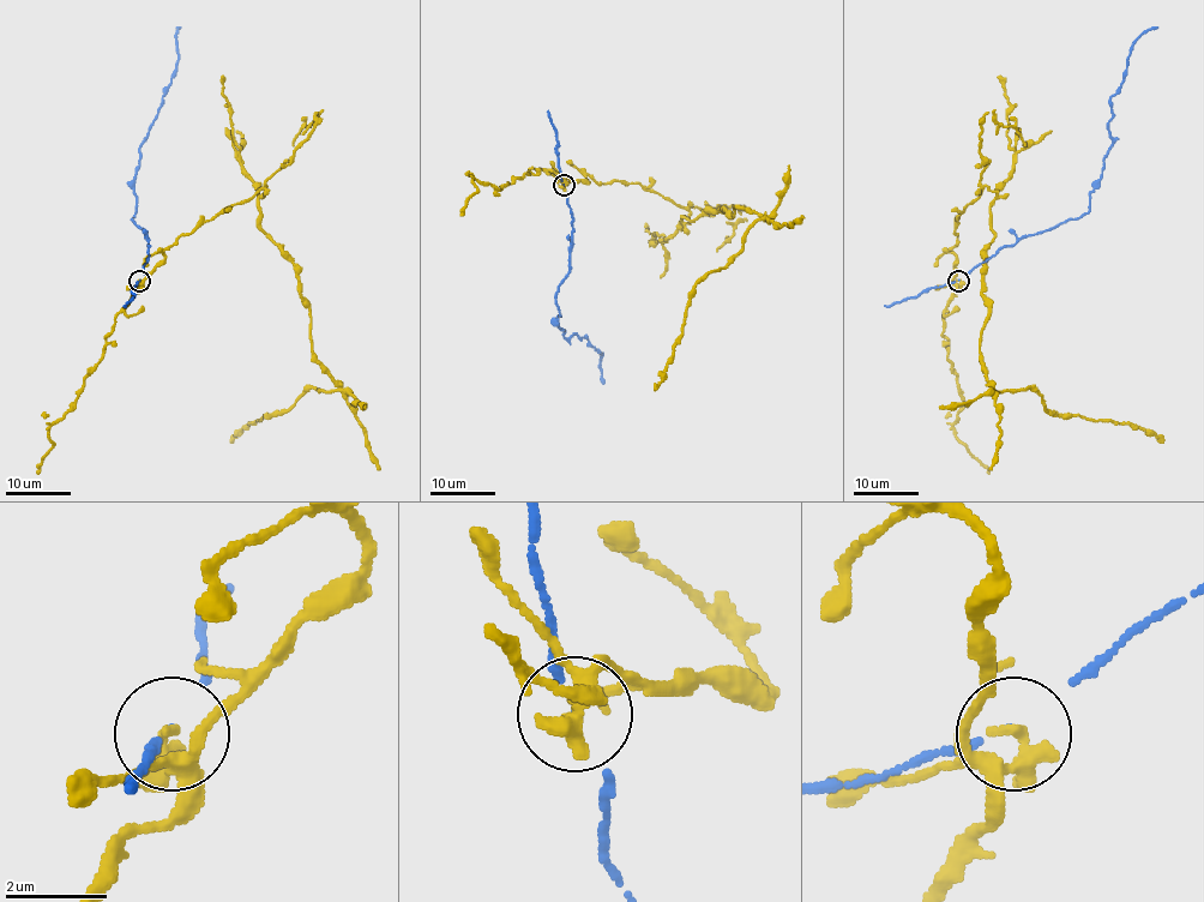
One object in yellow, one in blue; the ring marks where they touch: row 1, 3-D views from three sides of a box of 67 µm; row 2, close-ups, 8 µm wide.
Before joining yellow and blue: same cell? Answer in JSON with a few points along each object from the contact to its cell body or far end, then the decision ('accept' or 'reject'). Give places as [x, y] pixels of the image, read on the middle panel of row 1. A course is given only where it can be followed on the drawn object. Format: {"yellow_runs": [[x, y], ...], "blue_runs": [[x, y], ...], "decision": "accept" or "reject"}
{"yellow_runs": [[563, 185], [588, 175], [639, 184], [688, 211], [687, 223], [736, 205], [763, 218], [696, 284], [655, 390]], "blue_runs": [[563, 185], [573, 239], [570, 270], [555, 302], [558, 320], [566, 338], [587, 336], [602, 354], [603, 383]], "decision": "reject"}

